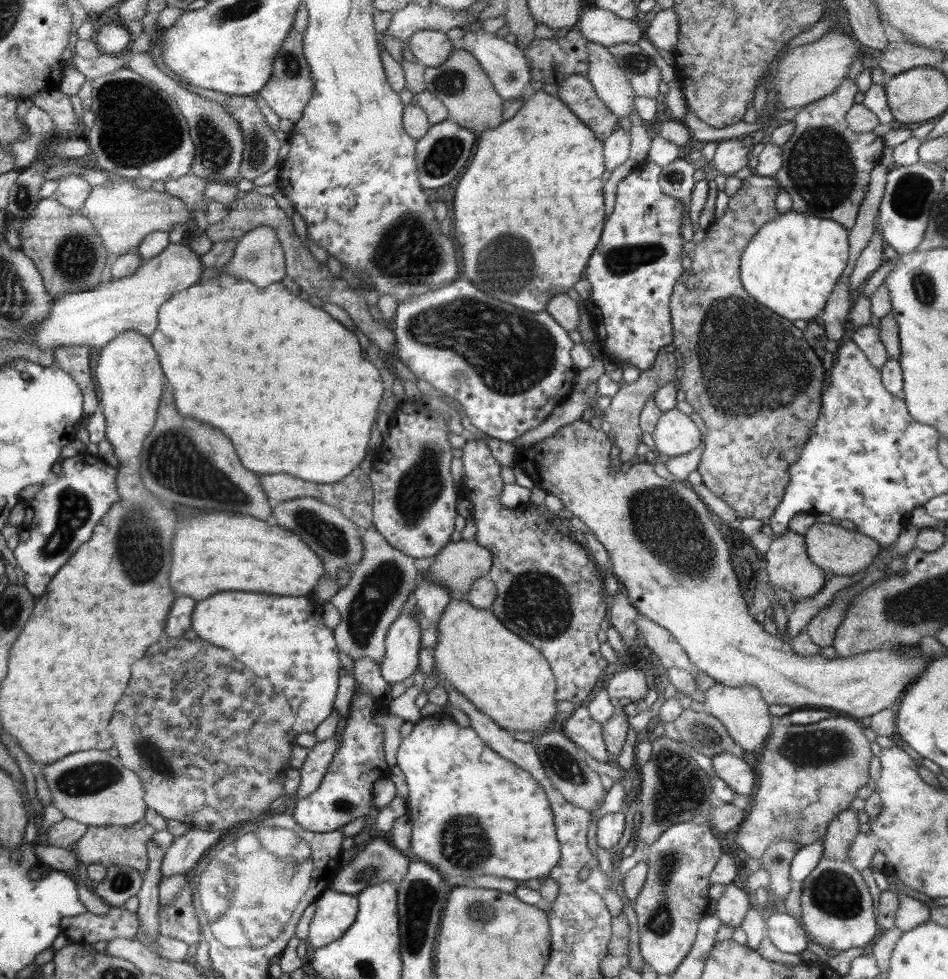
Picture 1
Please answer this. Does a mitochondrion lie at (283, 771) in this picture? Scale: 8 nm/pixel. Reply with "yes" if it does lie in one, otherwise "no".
no

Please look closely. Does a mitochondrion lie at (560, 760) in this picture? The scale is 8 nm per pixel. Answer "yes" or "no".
yes

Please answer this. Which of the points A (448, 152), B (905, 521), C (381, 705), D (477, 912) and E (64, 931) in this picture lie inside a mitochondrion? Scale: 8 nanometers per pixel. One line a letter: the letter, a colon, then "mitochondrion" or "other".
A: mitochondrion
B: other
C: other
D: mitochondrion
E: other

